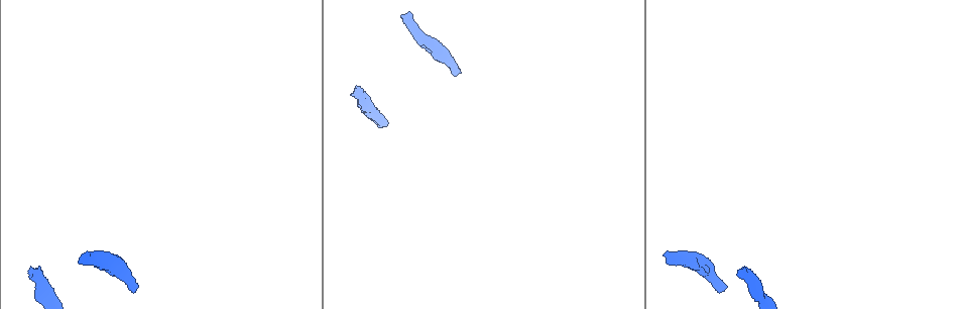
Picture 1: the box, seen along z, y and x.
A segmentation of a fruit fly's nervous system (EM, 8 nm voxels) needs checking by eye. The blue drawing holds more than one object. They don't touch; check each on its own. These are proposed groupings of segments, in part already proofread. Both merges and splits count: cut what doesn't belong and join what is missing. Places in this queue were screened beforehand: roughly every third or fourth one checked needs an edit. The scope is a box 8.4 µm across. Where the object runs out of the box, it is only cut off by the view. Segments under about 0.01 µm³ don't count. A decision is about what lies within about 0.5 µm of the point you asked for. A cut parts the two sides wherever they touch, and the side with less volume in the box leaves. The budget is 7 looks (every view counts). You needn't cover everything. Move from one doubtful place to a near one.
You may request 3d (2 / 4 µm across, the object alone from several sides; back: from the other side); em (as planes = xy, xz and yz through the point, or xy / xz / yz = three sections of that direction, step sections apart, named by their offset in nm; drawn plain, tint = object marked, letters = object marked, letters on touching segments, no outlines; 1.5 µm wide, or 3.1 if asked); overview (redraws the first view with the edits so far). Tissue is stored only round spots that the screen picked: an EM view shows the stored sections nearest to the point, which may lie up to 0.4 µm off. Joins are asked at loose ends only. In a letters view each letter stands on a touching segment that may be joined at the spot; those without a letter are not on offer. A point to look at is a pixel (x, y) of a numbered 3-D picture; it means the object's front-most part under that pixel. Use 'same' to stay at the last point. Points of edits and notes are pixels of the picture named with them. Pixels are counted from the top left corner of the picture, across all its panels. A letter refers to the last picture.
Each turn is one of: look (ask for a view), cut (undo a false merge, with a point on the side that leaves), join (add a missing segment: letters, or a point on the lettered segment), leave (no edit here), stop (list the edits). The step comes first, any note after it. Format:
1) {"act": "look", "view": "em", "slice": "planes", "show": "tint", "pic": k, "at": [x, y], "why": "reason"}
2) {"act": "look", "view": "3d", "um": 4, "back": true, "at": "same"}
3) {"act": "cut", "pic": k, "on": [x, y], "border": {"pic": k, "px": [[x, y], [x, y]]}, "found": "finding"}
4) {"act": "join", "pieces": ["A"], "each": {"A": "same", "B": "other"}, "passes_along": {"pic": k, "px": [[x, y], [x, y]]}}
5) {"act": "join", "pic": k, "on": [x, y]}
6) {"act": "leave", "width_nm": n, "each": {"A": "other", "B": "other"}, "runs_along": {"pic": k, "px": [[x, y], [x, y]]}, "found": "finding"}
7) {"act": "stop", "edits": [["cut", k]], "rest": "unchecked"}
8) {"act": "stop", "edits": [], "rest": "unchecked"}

{"act": "look", "view": "em", "slice": "planes", "show": "letters", "pic": 1, "at": [410, 12], "why": "an open end"}

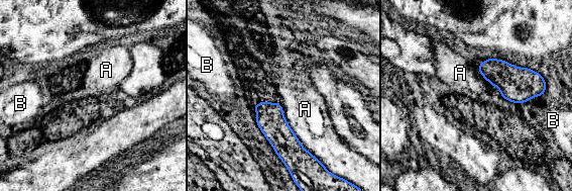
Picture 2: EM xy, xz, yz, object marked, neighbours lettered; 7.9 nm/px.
{"act": "leave", "each": {"A": "other", "B": "other"}, "found": "no lettered segment goes on from it"}

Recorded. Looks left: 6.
{"act": "look", "view": "em", "slice": "xz", "step": 8, "show": "letters", "pic": 1, "at": [353, 92], "why": "free end"}

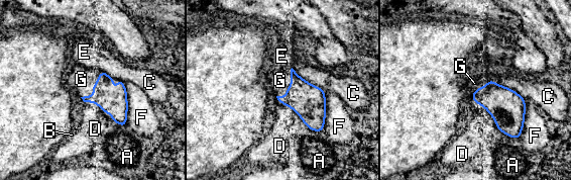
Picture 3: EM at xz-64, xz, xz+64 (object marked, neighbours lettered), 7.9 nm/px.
{"act": "look", "view": "em", "slice": "planes", "show": "letters", "at": "same"}

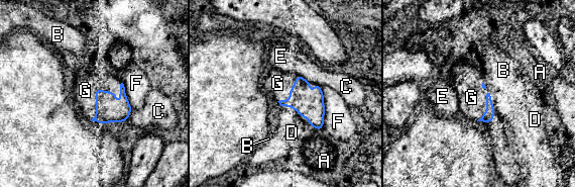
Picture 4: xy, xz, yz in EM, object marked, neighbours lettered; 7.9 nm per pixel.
{"act": "join", "pieces": ["G"], "longest_contact_nm": ["F", 340], "each": {"A": "other", "B": "other", "C": "other", "D": "other", "E": "other", "F": "other", "G": "same"}, "found": "the neuron continues"}

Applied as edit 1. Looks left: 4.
{"act": "look", "view": "em", "slice": "planes", "show": "letters", "pic": 1, "at": [131, 292], "why": "free end"}

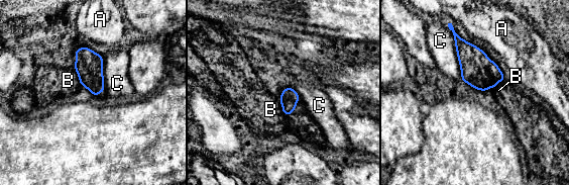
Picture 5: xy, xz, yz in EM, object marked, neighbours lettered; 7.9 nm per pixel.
{"act": "leave", "each": {"A": "other", "B": "other", "C": "other"}, "found": "none of them fits"}

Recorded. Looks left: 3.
{"act": "stop", "edits": [["join", 4]], "rest": "unchecked"}

